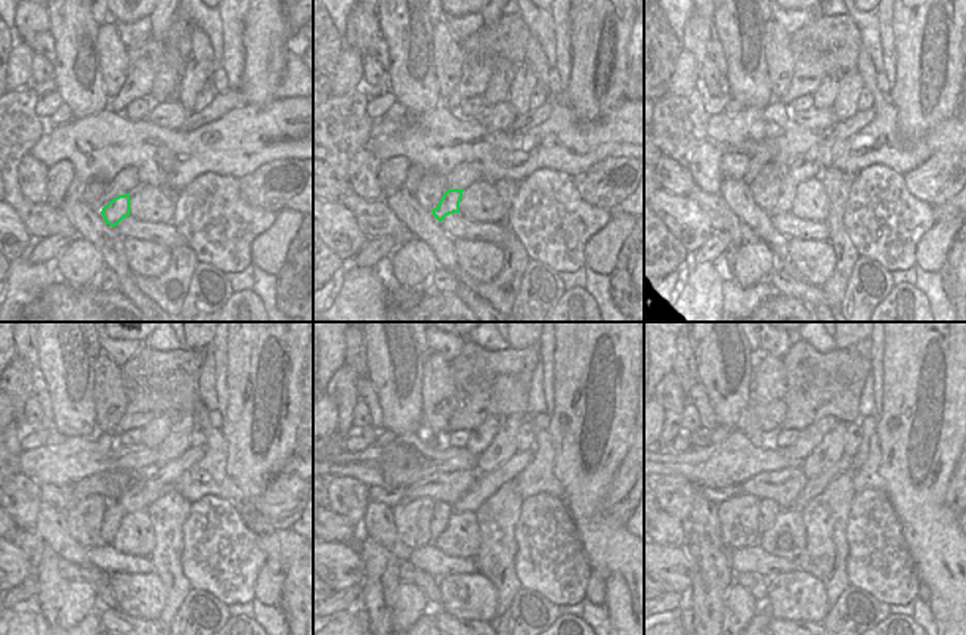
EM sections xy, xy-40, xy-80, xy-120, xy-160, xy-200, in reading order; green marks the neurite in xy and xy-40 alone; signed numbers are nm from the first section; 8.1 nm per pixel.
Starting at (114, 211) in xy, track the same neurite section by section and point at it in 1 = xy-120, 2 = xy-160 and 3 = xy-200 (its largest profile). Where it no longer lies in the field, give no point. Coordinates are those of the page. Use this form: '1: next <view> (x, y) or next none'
1: next xy-120 (114, 513)
2: next xy-160 (442, 511)
3: next xy-200 (767, 510)

